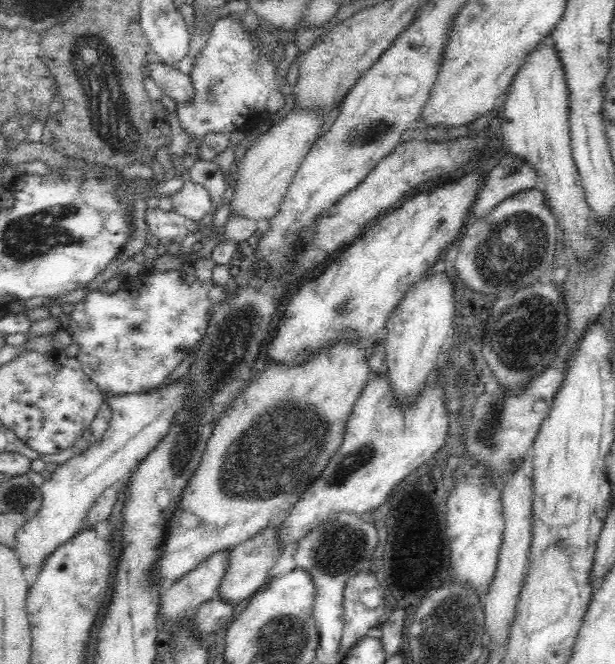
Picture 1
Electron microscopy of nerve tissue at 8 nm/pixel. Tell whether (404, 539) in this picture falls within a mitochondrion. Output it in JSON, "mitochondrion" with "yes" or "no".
{"mitochondrion":"no"}

